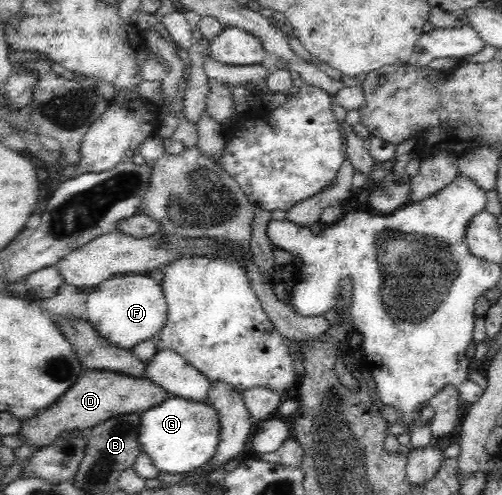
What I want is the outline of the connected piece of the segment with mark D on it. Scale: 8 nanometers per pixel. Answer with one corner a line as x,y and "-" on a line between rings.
85,370
49,410
21,420
16,434
24,441
23,444
40,449
53,444
67,433
79,430
83,432
87,428
93,428
115,414
145,412
161,404
165,398
167,390
153,383
150,378
139,379
109,371

